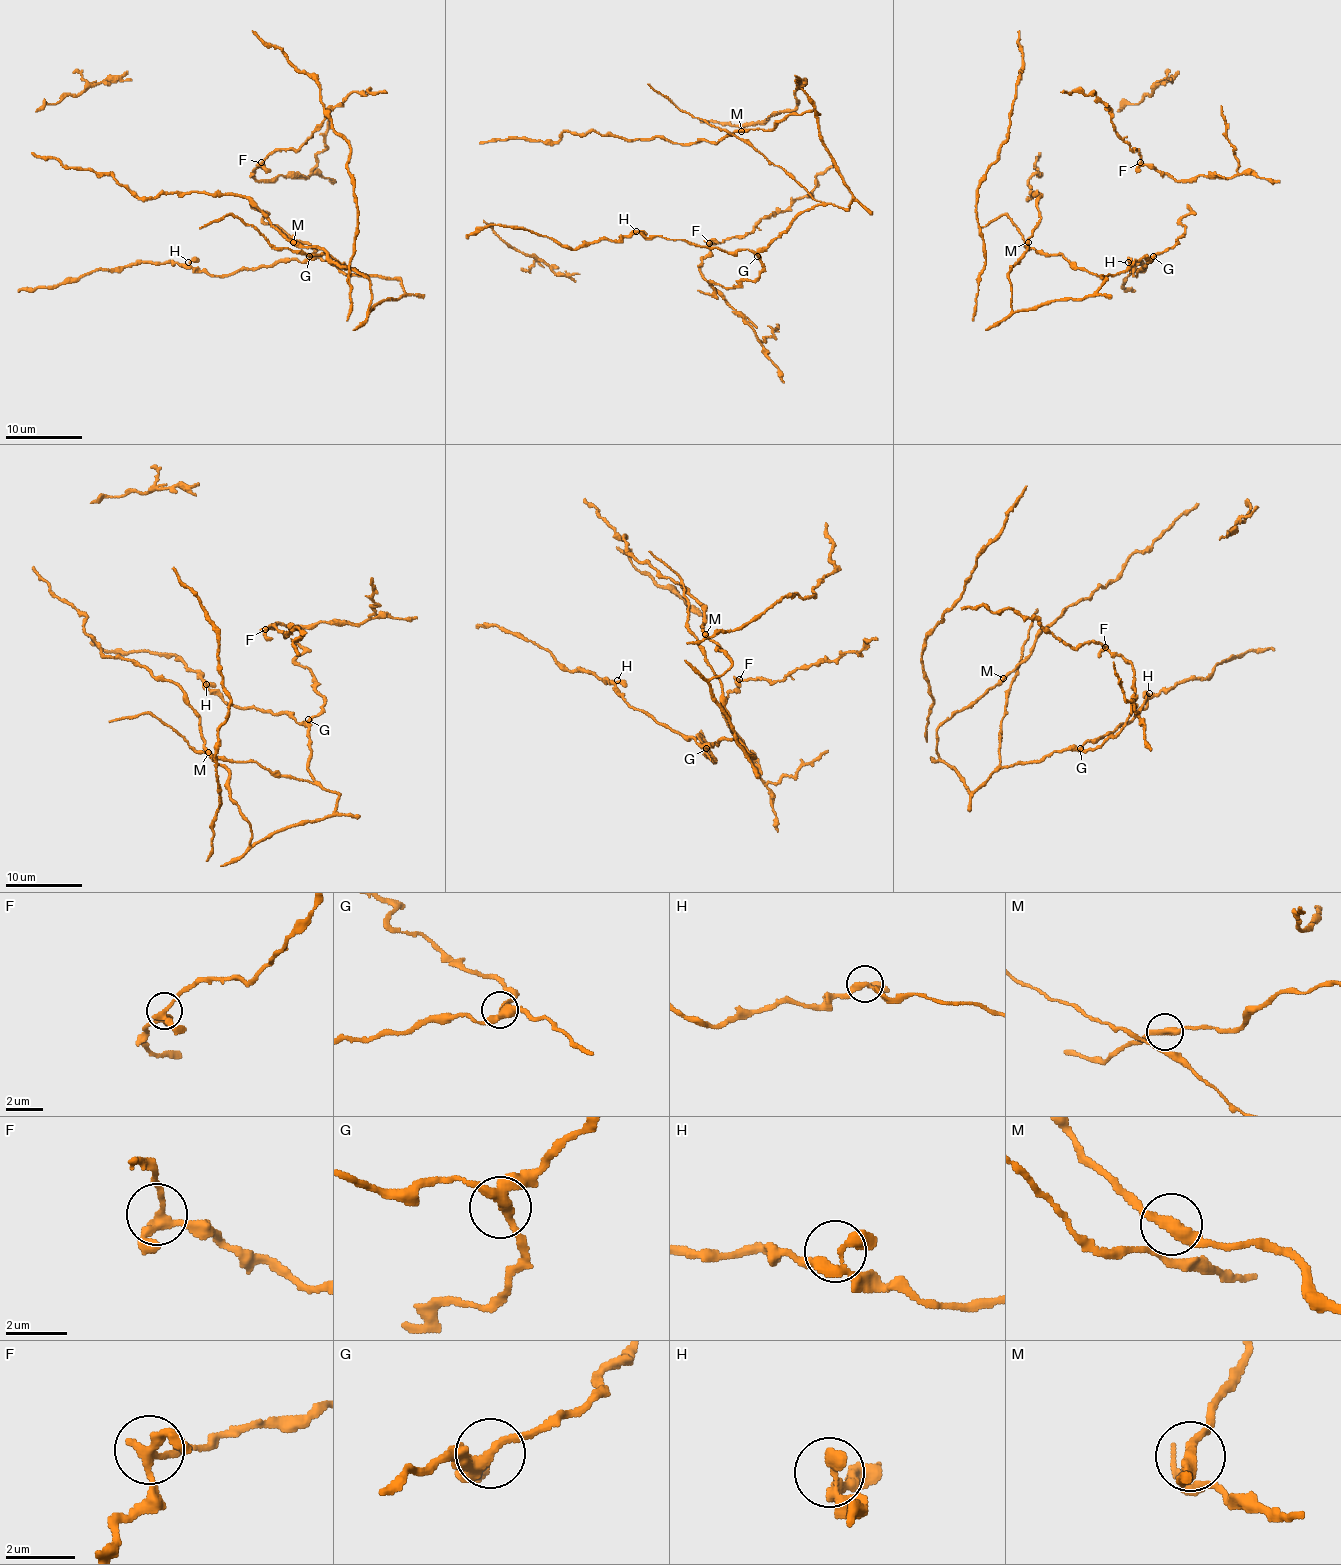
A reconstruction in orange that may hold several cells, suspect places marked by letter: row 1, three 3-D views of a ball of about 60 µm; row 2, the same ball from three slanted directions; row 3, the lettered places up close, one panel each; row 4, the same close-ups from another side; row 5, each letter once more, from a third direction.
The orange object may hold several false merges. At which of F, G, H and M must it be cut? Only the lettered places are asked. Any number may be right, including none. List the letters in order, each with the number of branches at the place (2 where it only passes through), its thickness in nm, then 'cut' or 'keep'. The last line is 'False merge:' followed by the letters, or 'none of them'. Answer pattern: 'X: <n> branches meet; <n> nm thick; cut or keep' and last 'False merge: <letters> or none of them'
F: 3 branches meet; 240 nm thick; keep
G: 3 branches meet; 280 nm thick; keep
H: 3 branches meet; 240 nm thick; keep
M: 3 branches meet; 280 nm thick; keep
False merge: none of them

